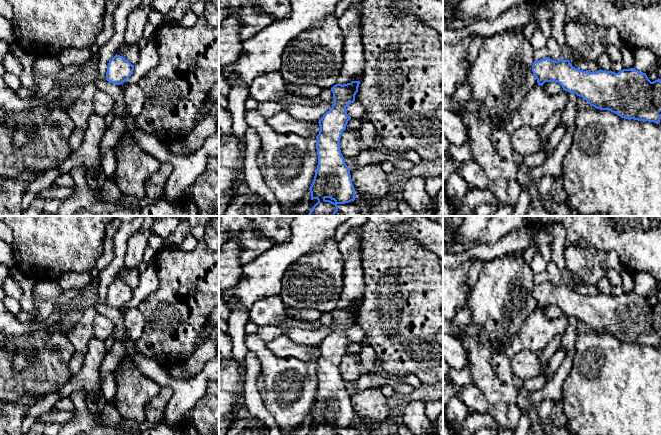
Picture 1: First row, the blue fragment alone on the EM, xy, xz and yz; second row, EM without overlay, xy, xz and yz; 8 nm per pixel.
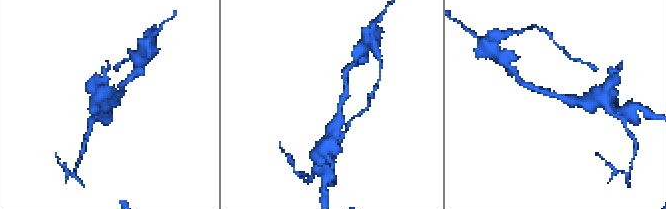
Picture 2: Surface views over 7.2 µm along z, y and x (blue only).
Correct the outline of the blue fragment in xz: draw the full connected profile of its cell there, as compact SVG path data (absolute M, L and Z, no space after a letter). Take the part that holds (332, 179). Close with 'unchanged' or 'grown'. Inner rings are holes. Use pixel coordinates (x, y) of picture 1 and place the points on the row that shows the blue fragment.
M360 81L336 84L331 88L334 104L319 120L320 131L316 136L318 165L309 188L311 200L318 202L308 216L336 216L339 204L354 201L355 188L350 169L340 150L342 132L351 119L346 107L355 101Z | unchanged

